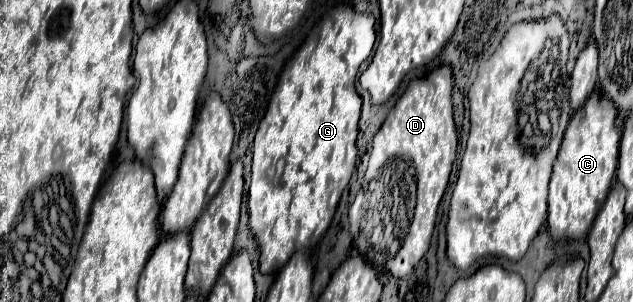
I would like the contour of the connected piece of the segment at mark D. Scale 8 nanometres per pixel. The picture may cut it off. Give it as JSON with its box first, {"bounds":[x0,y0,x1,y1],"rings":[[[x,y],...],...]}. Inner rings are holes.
{"bounds":[348,66,458,278],"rings":[[[440,66],[406,88],[374,136],[362,190],[350,206],[348,216],[354,246],[368,264],[396,278],[412,274],[414,266],[430,248],[438,204],[446,192],[458,148],[458,130],[452,116],[452,86],[452,70]],[[370,220],[376,220],[376,240]],[[384,220],[388,220],[388,226],[394,224],[394,230],[380,230],[380,226],[384,228]]]}

